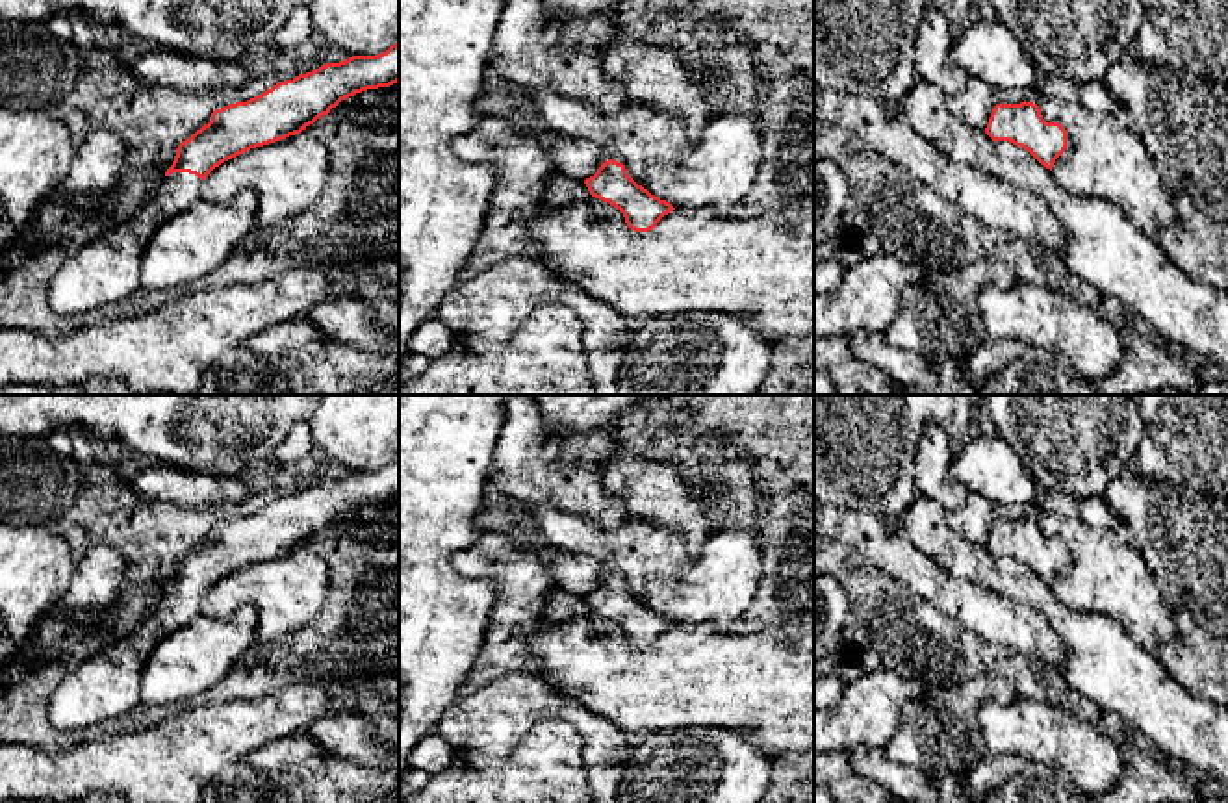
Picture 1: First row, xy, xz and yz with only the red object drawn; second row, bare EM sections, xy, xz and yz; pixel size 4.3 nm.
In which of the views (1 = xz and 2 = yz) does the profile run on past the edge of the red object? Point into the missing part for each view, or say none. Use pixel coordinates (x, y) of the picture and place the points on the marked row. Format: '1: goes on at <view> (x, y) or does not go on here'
1: does not go on here
2: does not go on here

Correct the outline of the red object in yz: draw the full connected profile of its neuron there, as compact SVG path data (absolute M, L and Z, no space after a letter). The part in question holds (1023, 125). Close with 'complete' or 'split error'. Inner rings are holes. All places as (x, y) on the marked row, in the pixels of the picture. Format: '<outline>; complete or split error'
M1026 100L996 104L985 134L992 141L1009 141L1022 147L1050 171L1067 148L1067 130L1059 122L1046 122L1039 106Z; complete

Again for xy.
M399 41L382 54L352 56L339 63L326 63L293 80L278 82L247 102L215 109L208 124L178 145L165 178L130 219L109 226L93 241L65 256L61 267L46 286L50 308L61 317L70 317L132 297L141 289L141 263L145 254L141 243L148 239L158 226L200 200L202 182L215 167L250 148L301 134L319 117L328 115L341 100L356 93L390 87L397 82Z; split error

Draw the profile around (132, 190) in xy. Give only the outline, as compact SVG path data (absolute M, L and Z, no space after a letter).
M174 158L169 163L158 163L154 171L126 171L108 195L91 197L87 202L76 204L74 210L87 215L95 215L100 210L109 210L115 215L109 224L113 226L134 215L147 202L158 184L165 178L165 172L173 161Z

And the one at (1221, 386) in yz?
M1228 376L1217 382L1204 382L1189 393L1165 389L1165 391L1159 391L1158 395L1228 395Z

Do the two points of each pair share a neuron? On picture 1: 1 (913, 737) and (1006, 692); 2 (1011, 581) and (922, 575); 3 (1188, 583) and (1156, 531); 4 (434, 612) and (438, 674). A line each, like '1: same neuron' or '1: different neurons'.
1: same neuron
2: different neurons
3: same neuron
4: same neuron

